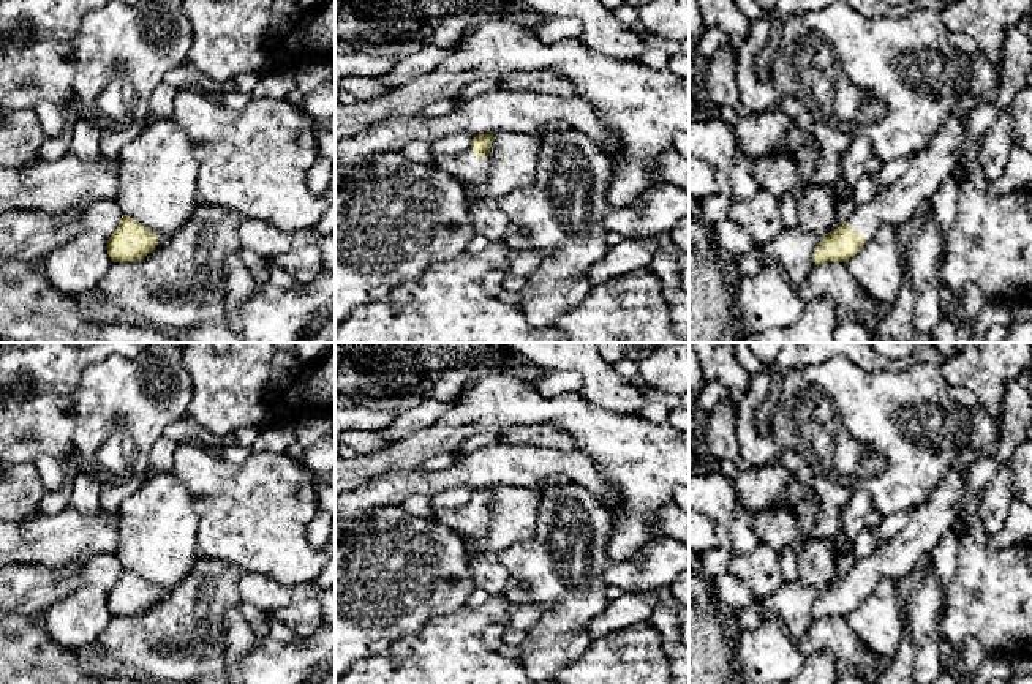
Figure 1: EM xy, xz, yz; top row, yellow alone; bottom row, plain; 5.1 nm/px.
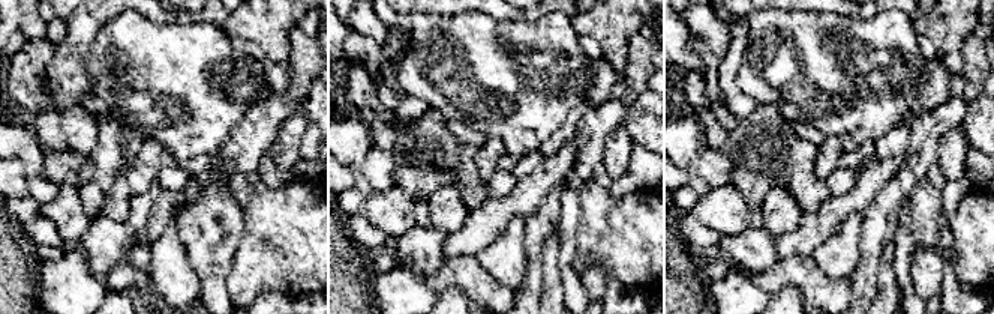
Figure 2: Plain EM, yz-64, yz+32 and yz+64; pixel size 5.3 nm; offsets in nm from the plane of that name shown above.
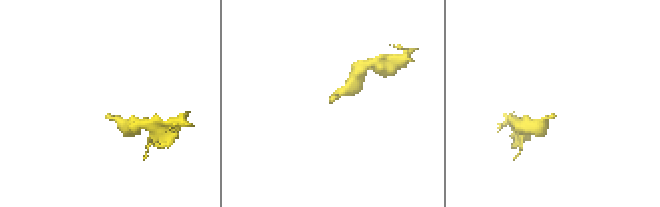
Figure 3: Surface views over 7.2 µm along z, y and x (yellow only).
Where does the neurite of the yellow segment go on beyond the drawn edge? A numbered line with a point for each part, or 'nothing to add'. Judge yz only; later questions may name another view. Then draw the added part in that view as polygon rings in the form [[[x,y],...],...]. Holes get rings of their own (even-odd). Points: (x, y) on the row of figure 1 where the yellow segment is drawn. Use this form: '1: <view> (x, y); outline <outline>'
1: yz (941, 160); outline [[[966,114],[951,115],[932,142],[912,158],[904,174],[869,202],[857,205],[849,216],[849,229],[858,231],[866,245],[880,226],[898,226],[909,220],[945,179],[956,174],[967,144]]]

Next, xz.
1: xz (468, 169); outline [[[471,147],[460,153],[439,155],[435,164],[463,183],[468,204],[473,204],[479,197],[476,188],[485,180],[487,160],[476,158]]]

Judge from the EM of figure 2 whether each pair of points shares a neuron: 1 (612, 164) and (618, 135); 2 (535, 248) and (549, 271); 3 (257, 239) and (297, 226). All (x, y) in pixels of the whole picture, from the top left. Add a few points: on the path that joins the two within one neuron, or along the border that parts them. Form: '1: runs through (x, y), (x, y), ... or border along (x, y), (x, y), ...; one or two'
1: runs through (616, 156), (618, 143); one
2: border along (556, 226), (543, 242), (540, 293); two
3: runs through (267, 238), (287, 236); one

